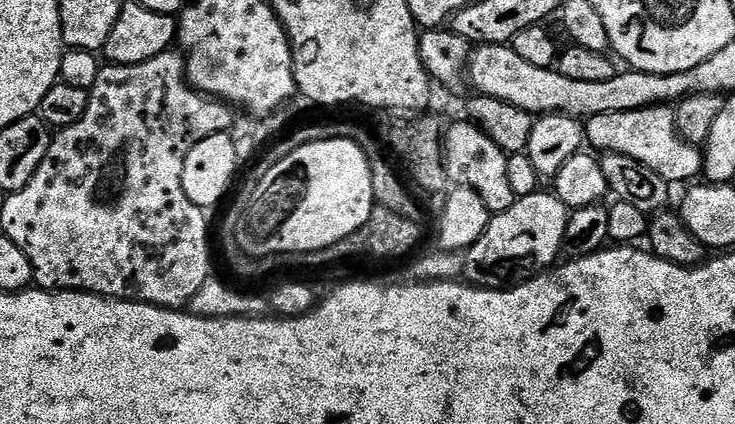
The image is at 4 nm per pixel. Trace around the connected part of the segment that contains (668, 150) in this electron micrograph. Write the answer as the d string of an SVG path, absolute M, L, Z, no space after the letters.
M668 106L590 116L584 124L584 135L587 143L597 148L595 149L597 153L613 152L619 156L634 158L634 162L642 162L642 166L650 166L654 174L662 174L662 178L672 186L684 183L687 185L695 181L701 175L704 166L701 149L687 144L678 134L676 113Z

